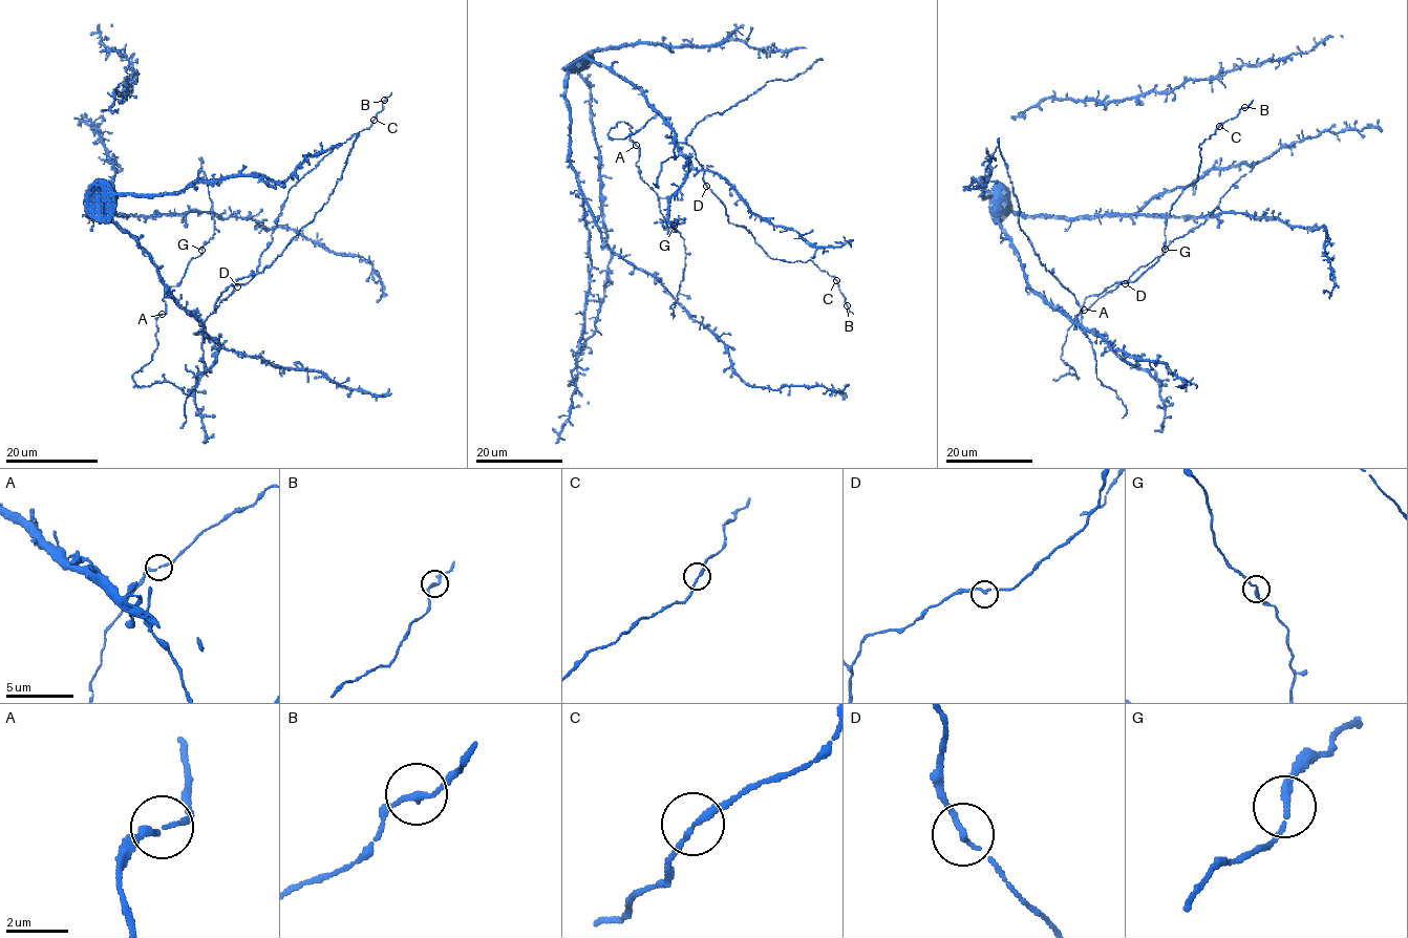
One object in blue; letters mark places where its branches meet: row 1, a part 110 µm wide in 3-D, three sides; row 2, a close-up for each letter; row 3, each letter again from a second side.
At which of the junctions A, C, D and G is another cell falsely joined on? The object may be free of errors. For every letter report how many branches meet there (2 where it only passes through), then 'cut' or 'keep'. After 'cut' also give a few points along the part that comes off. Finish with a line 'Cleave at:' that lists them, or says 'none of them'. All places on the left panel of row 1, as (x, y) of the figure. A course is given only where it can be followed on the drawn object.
A: 2 | keep
C: 2 | keep
D: 2 | keep
G: 2 | keep
Cleave at: none of them

